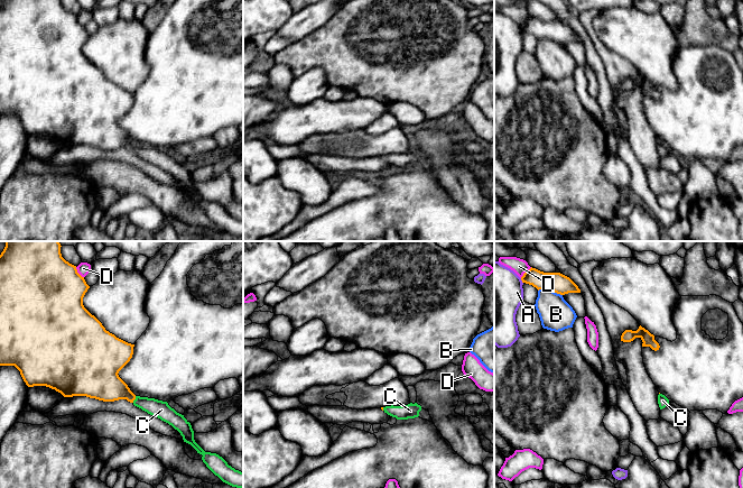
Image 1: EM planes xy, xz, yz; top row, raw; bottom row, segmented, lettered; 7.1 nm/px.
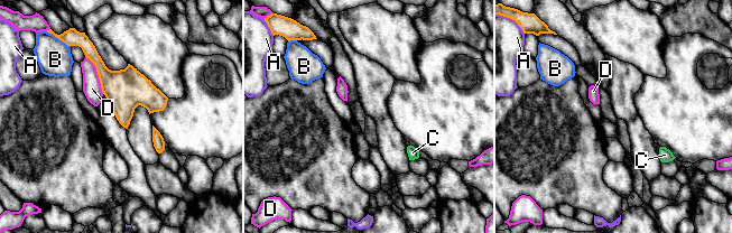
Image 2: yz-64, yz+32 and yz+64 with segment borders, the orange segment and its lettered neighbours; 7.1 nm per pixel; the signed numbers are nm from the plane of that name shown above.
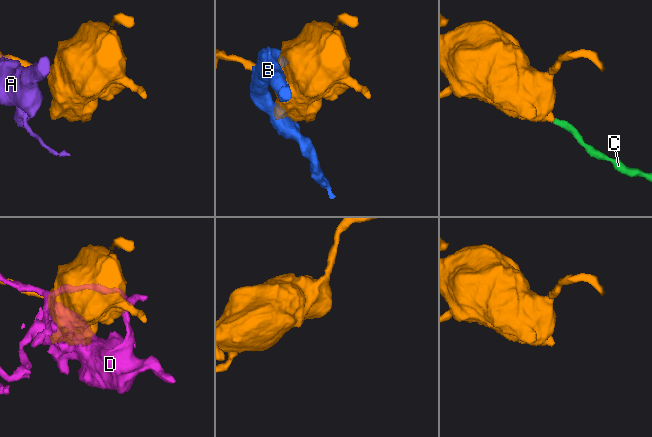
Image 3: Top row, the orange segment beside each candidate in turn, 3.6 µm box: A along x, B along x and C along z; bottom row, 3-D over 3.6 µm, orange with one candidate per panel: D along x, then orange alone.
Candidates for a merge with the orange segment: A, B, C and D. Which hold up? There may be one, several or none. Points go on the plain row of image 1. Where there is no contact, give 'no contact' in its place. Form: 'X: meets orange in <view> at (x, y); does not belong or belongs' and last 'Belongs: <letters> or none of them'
A: meets orange in yz at (521, 28); does not belong
B: meets orange in yz at (550, 38); does not belong
C: meets orange in xy at (135, 147); belongs
D: meets orange in yz at (526, 20); does not belong
Belongs: C

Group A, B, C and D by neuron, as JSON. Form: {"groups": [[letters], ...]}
{"groups": [["A"], ["B"], ["C"], ["D"]]}

